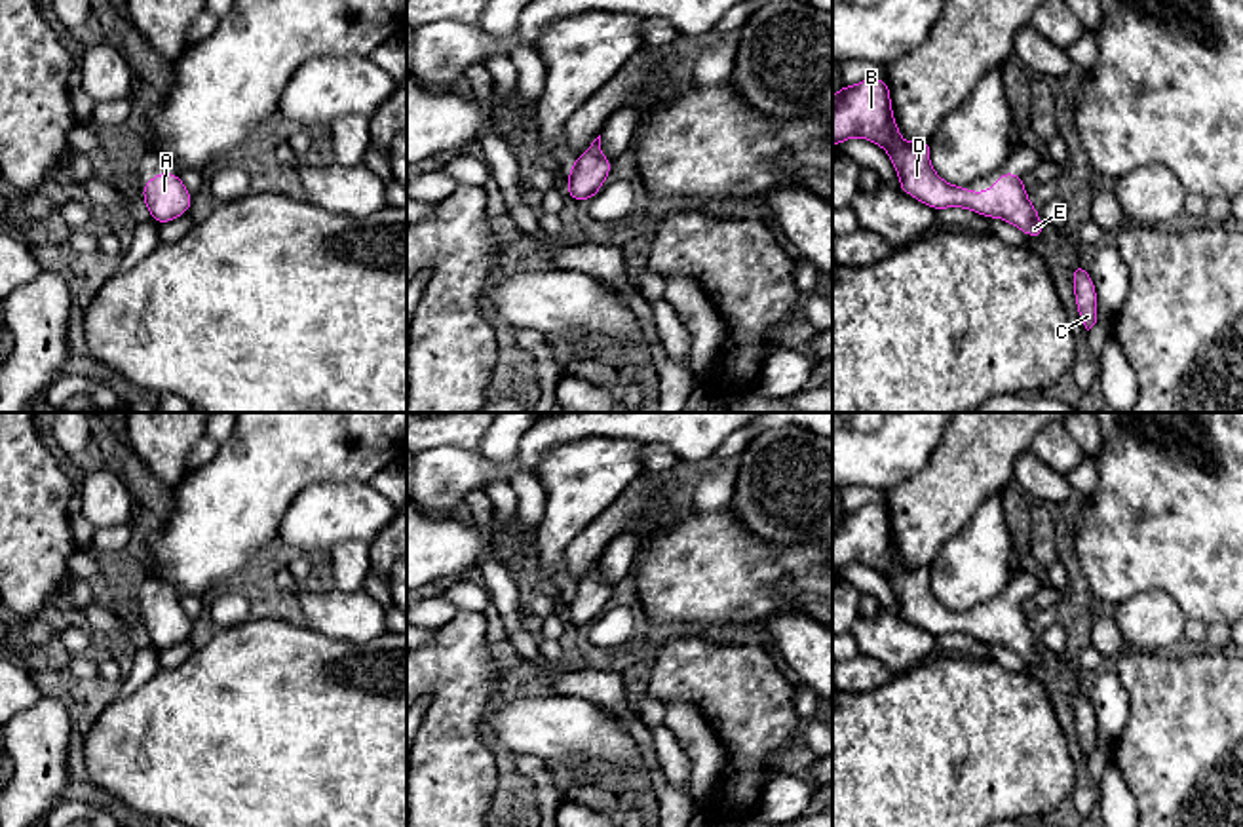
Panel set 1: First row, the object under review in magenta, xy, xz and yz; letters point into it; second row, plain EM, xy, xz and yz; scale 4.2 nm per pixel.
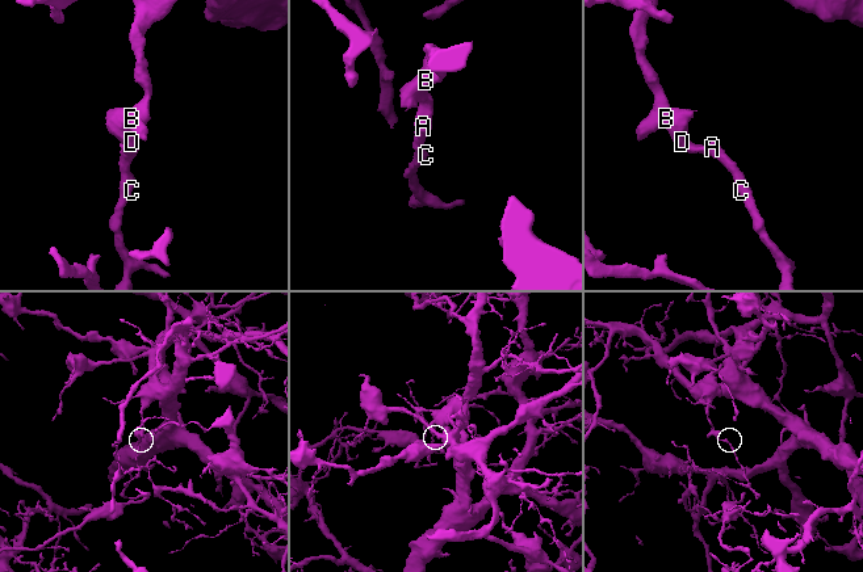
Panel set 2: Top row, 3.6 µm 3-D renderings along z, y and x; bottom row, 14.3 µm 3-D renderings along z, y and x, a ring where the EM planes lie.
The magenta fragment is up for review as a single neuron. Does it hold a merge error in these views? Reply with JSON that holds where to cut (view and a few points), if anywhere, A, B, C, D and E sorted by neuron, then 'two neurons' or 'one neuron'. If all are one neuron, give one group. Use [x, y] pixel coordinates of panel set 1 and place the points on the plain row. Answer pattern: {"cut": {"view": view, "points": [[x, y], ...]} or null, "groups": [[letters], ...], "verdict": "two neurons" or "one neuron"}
{"cut": null, "groups": [["A", "B", "C", "D", "E"]], "verdict": "one neuron"}

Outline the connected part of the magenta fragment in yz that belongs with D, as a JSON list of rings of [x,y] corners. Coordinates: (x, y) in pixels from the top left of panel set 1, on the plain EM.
[[[867,504],[832,521],[832,572],[851,563],[882,572],[899,601],[899,614],[927,633],[964,633],[988,644],[1004,644],[1030,664],[1043,662],[1045,652],[1038,644],[1038,633],[1028,627],[1023,601],[1000,599],[988,618],[971,618],[943,606],[929,589],[931,565],[901,565],[884,504]]]

